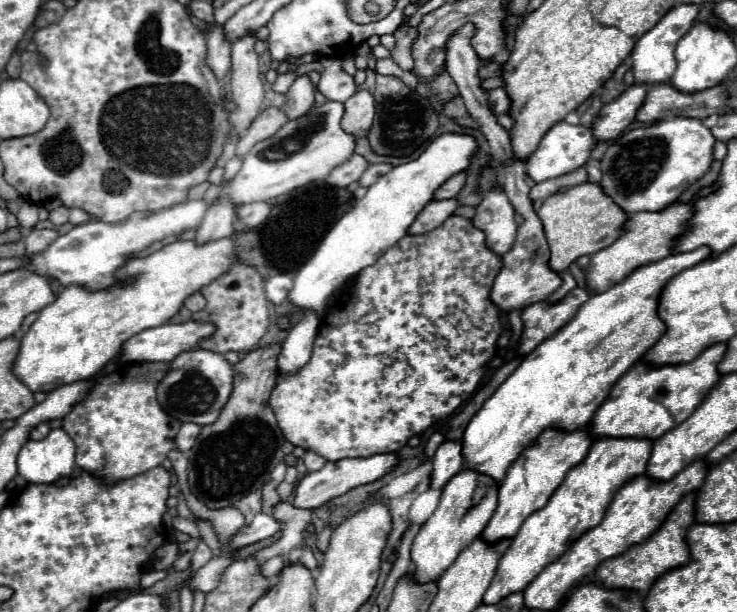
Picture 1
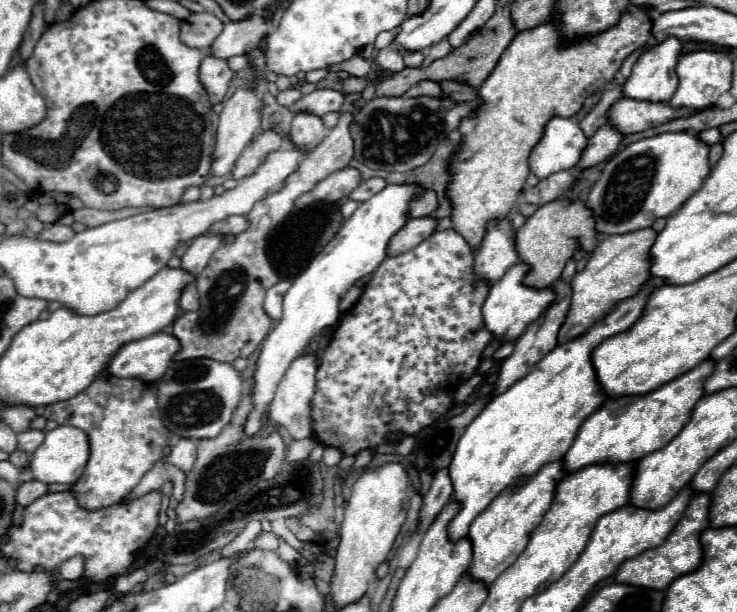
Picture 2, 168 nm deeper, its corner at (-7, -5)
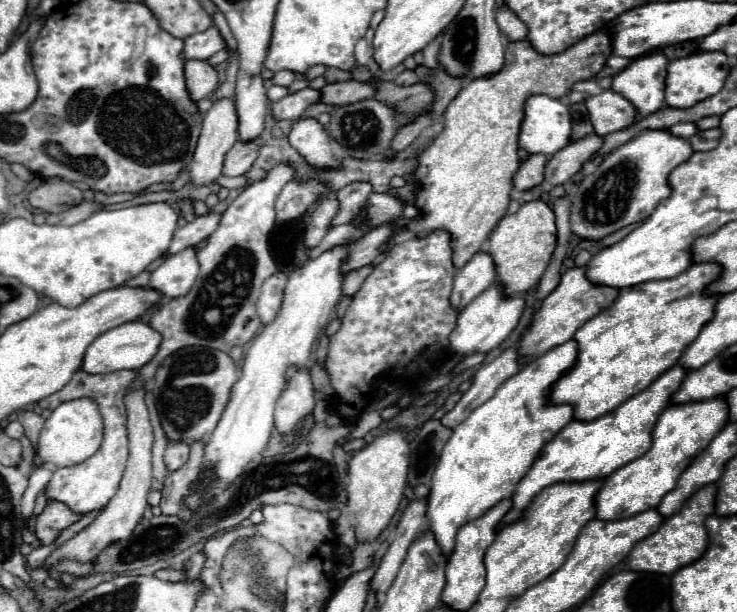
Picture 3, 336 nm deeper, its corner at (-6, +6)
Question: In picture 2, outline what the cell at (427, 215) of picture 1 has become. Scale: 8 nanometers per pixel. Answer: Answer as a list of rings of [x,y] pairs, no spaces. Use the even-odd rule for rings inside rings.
[[[431,215],[407,221],[407,225],[391,239],[387,255],[399,255],[399,253],[405,253],[405,251],[417,247],[421,241],[429,239],[429,235],[433,235],[437,231],[437,223],[439,221]]]

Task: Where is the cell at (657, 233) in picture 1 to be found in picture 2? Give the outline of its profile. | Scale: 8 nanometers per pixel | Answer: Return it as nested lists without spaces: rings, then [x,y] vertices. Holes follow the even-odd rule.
[[[645,227],[641,231],[631,231],[625,235],[607,235],[605,239],[599,241],[595,251],[591,253],[587,267],[573,277],[571,309],[565,325],[559,331],[559,345],[583,335],[601,317],[605,317],[619,301],[639,291],[639,287],[649,279],[649,247],[653,247],[655,237],[657,231]]]

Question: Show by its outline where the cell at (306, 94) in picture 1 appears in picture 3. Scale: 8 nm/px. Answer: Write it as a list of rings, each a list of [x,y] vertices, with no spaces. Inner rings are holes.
[[[314,118],[308,120],[296,120],[292,124],[292,130],[288,134],[292,148],[298,150],[298,154],[306,160],[312,168],[340,168],[342,162],[334,154],[330,136],[326,134],[324,126],[316,122]]]

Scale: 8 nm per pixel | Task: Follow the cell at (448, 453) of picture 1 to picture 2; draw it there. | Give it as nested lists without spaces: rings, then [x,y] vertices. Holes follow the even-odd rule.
[[[449,469],[437,471],[429,493],[423,497],[423,509],[419,515],[419,527],[427,529],[439,511],[451,501],[453,497],[453,483],[449,483]]]

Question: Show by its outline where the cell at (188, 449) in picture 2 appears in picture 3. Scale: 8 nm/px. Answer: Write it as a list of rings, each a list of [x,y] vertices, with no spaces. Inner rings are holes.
[[[170,442],[168,448],[166,448],[166,454],[164,454],[164,464],[170,472],[182,468],[188,460],[188,454],[190,454],[190,444],[188,442]]]

